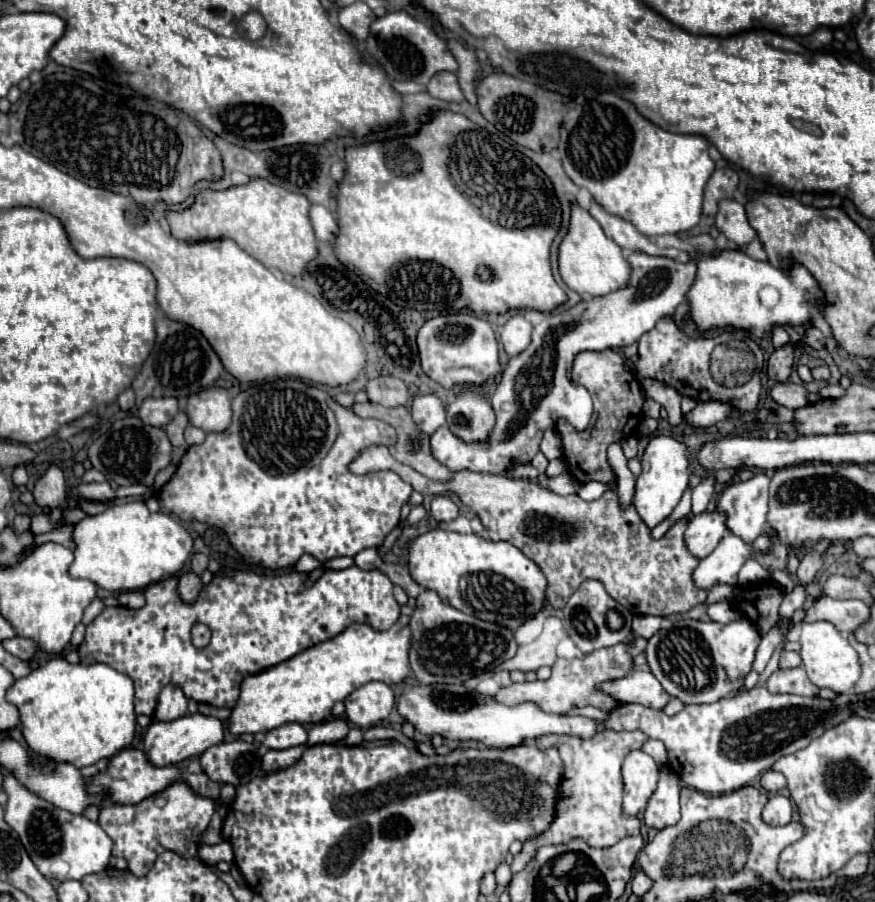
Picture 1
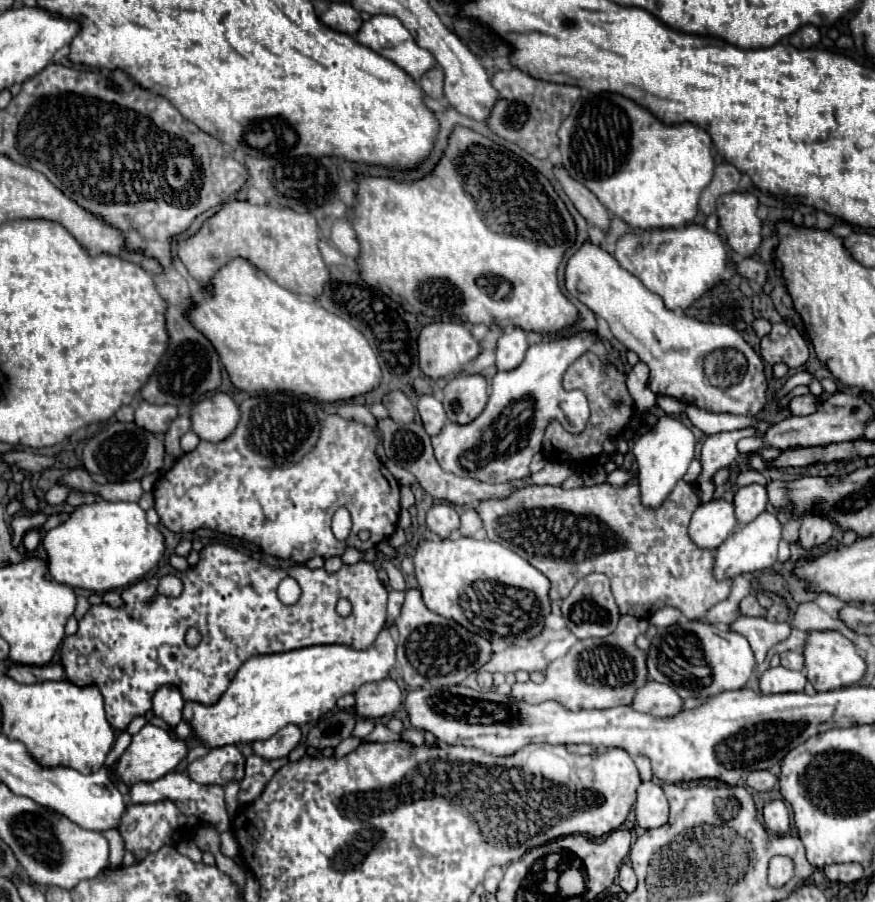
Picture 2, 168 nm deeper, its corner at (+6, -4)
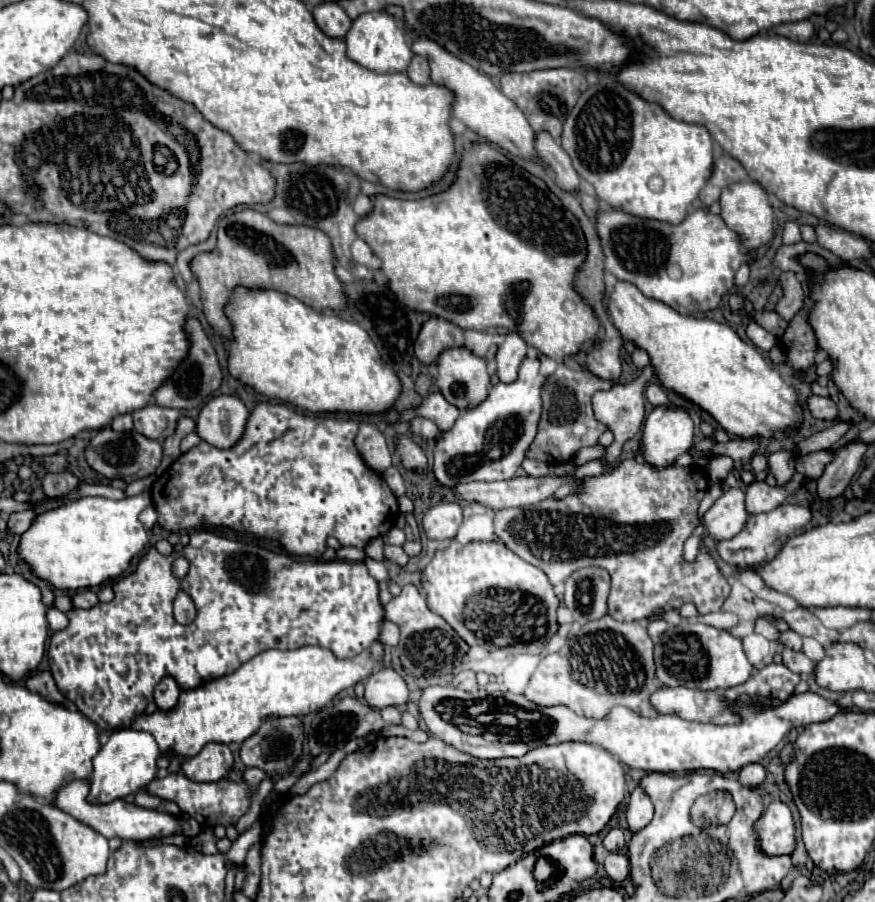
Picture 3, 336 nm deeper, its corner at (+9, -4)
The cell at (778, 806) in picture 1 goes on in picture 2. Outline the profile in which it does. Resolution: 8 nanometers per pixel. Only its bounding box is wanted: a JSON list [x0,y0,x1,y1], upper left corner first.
[763,801,789,835]

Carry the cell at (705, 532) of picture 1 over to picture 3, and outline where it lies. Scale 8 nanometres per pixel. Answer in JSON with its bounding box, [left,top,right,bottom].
[702,489,748,541]

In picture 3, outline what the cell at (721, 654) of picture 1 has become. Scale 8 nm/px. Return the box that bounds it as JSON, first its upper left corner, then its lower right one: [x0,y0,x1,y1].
[654,621,752,691]

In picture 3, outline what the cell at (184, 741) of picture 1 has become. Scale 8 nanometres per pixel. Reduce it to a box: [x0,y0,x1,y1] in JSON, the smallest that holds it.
[88,729,160,803]

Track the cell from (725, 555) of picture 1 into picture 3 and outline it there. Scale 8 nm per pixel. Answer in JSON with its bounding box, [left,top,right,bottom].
[716,505,810,569]

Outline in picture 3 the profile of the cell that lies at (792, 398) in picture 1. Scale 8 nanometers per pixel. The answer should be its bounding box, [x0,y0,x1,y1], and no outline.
[808,395,838,421]

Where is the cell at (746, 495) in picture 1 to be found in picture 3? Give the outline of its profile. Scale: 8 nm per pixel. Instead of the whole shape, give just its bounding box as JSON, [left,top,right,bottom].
[746,473,802,513]

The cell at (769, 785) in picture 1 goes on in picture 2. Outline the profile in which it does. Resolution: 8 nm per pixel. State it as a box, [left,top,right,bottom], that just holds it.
[747,771,777,791]

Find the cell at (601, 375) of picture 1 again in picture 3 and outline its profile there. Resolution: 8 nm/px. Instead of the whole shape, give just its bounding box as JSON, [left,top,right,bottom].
[526,363,612,465]

